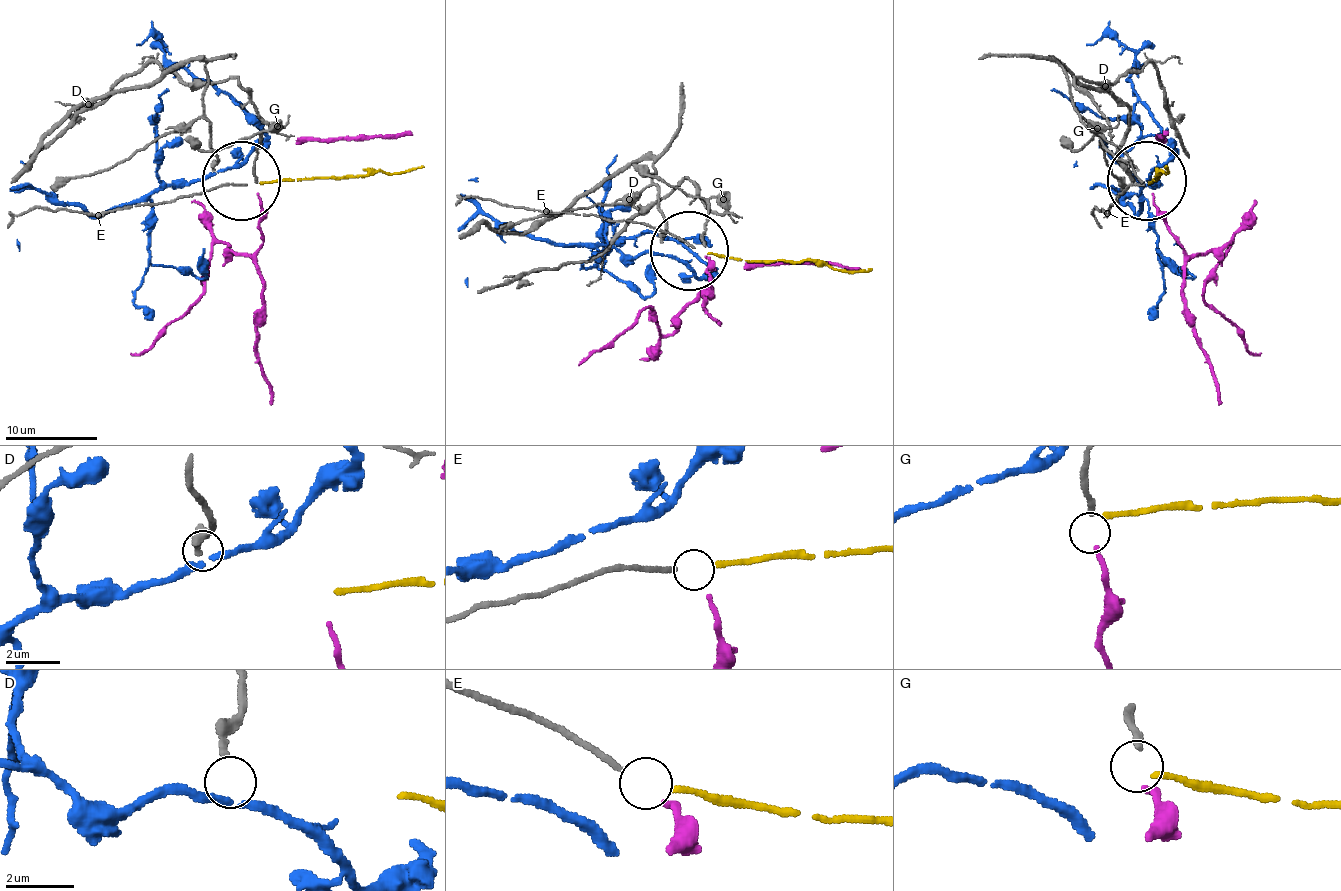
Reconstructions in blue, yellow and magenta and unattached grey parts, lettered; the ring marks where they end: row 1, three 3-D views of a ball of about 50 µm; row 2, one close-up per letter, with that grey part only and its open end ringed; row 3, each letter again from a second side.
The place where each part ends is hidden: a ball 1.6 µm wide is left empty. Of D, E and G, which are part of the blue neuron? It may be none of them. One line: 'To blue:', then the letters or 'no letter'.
To blue: no letter

